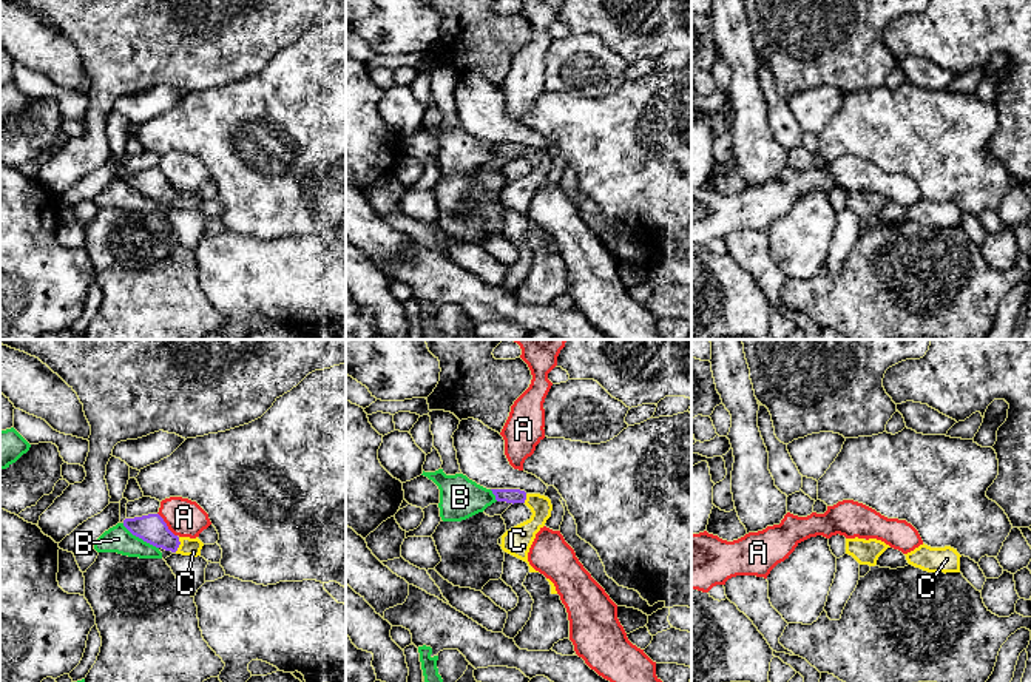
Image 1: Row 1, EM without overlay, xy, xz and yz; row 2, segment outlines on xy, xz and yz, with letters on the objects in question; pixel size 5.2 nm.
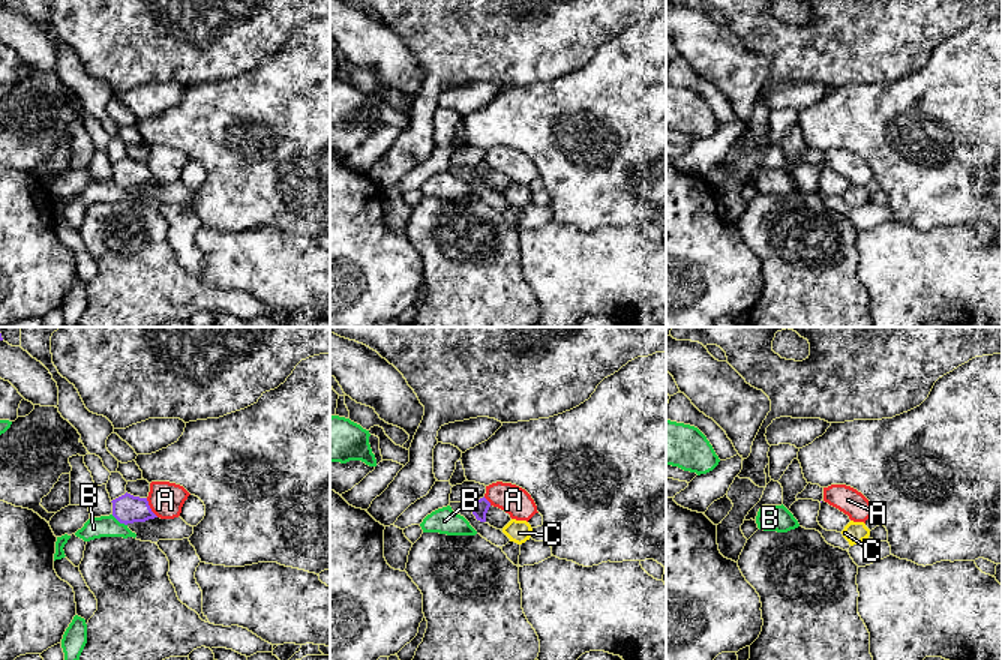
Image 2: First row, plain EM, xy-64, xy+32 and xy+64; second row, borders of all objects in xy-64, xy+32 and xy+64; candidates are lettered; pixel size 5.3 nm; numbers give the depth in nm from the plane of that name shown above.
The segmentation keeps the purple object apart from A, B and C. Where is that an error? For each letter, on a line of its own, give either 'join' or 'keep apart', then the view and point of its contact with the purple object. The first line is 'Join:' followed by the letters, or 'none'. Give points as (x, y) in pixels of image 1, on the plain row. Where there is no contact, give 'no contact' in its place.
Join: C
A: keep apart; contact xy (165, 179)
B: keep apart; contact xy (141, 192)
C: join; contact xy (179, 198)

